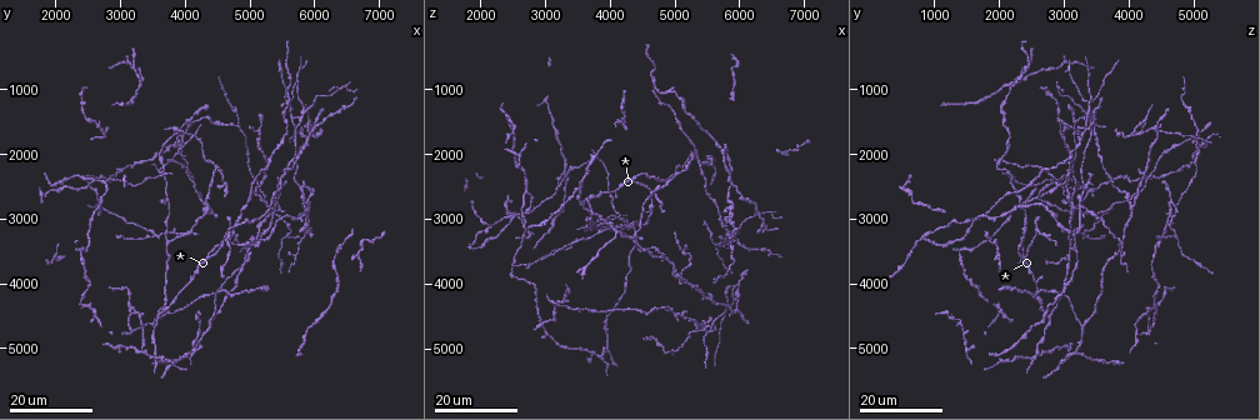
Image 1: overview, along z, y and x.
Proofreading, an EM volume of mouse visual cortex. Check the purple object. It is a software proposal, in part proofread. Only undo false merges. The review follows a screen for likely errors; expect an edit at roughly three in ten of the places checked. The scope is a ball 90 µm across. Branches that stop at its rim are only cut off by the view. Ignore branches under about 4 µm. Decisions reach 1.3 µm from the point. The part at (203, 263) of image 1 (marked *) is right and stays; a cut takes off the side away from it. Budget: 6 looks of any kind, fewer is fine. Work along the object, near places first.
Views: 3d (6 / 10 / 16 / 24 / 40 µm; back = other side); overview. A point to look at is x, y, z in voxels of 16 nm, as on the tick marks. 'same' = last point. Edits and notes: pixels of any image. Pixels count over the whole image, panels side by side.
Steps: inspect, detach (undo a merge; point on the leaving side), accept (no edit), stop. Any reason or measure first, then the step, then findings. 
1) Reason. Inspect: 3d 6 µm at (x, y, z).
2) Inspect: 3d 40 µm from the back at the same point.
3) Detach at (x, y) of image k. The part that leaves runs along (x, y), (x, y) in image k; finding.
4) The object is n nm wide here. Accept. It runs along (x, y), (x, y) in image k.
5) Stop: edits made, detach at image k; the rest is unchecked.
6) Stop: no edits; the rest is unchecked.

Arms part here. Inspect: 3d 24 µm at (2700, 2650, 2550).

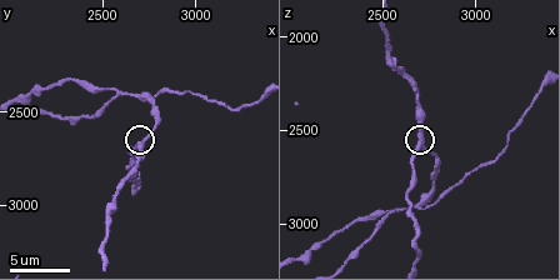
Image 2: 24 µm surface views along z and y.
Inspect: 3d 6 µm at (2720, 2660, 2580).

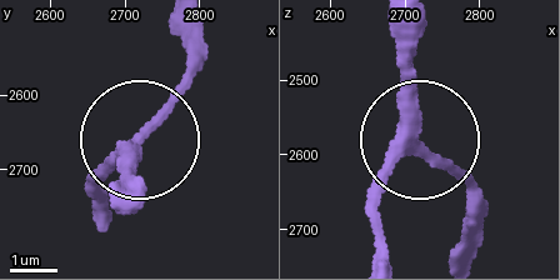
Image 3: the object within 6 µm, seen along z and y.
Accept. It runs along (90, 210), (94, 181), (134, 146), (138, 205) in image 3; continuous, no second cell.

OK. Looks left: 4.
Four arms meet. Inspect: 3d 16 µm at (5950, 1750, 4000).

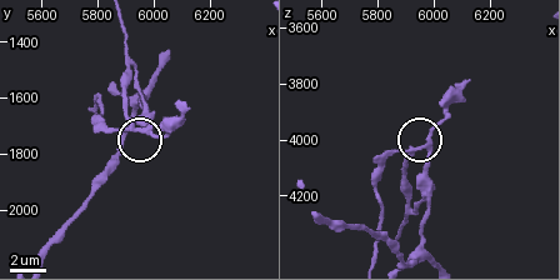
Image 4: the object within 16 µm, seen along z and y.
Inspect: 3d 6 µm at (5950, 1710, 4030).

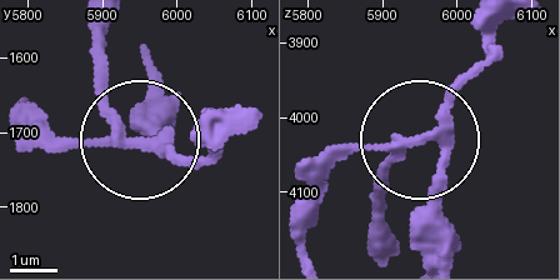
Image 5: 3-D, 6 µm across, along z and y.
Inspect: 3d 6 µm from the back at (5950, 1720, 4025).

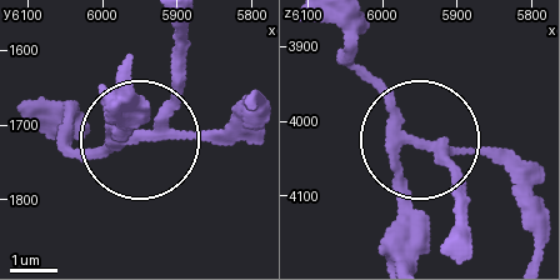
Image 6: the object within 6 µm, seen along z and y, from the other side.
The side arm is 5 µm long; 4 arms meet here. Accept. One cell here.

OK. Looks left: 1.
Stop: no edits; the rest is unchecked.

